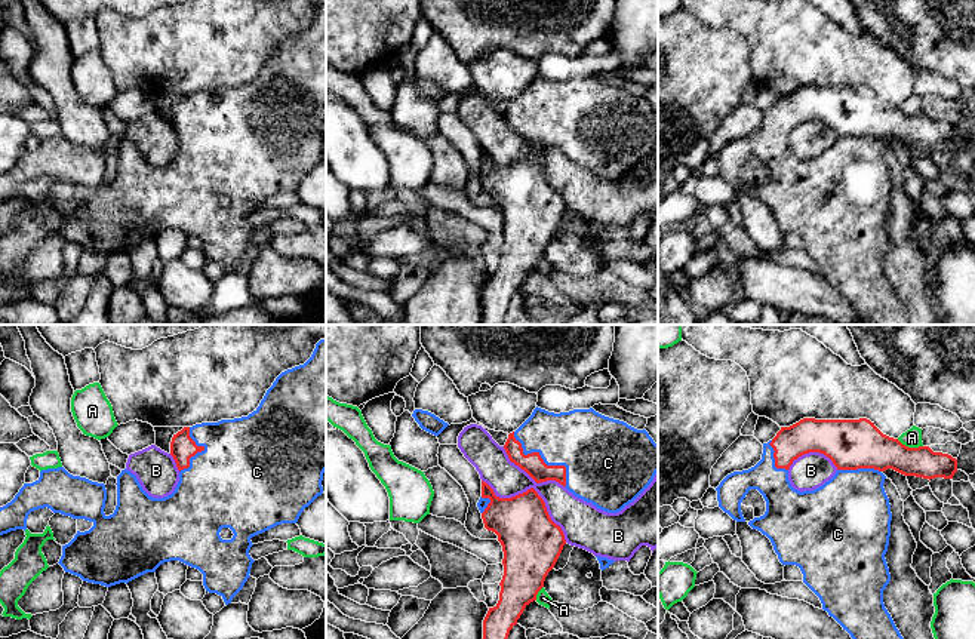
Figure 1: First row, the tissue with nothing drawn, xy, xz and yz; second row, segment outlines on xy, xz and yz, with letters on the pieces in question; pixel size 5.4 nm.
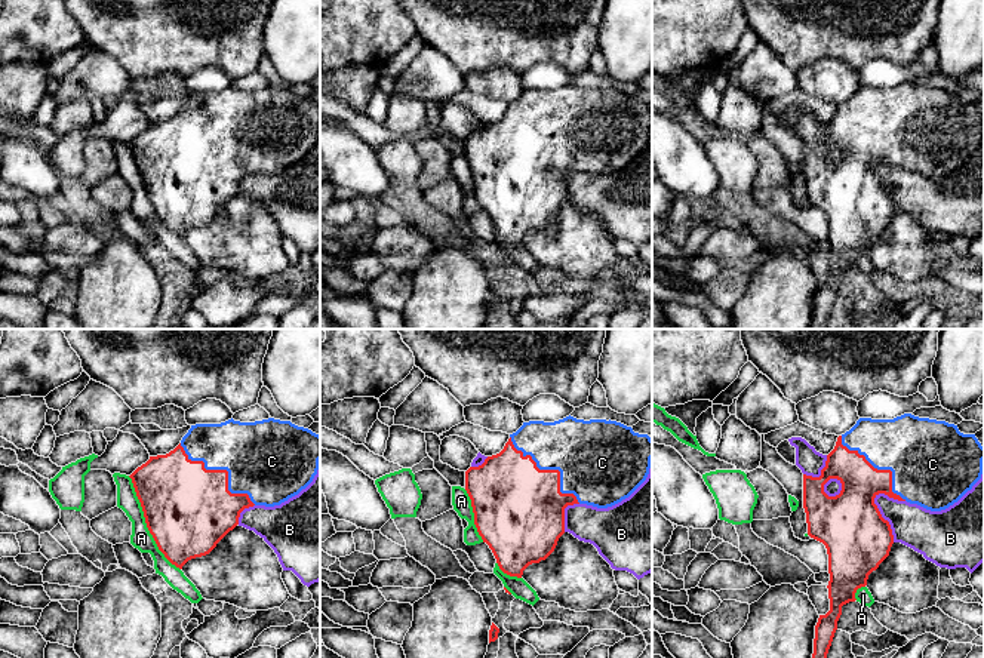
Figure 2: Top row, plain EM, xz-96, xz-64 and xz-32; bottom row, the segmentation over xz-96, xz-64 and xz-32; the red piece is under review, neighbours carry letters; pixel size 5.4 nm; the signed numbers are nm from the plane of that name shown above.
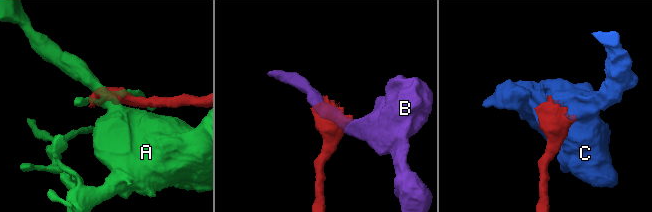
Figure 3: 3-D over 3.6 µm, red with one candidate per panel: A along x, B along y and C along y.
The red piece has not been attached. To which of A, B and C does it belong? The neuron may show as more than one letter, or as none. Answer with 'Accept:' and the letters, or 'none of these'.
Accept: C

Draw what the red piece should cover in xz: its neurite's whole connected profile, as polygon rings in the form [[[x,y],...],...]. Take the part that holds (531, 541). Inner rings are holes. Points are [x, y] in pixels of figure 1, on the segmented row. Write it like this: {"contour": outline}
{"contour": [[[482,480],[477,507],[485,528],[498,535],[504,552],[499,600],[483,620],[483,639],[508,639],[525,608],[536,600],[566,540],[533,488],[511,498],[499,498]]]}

